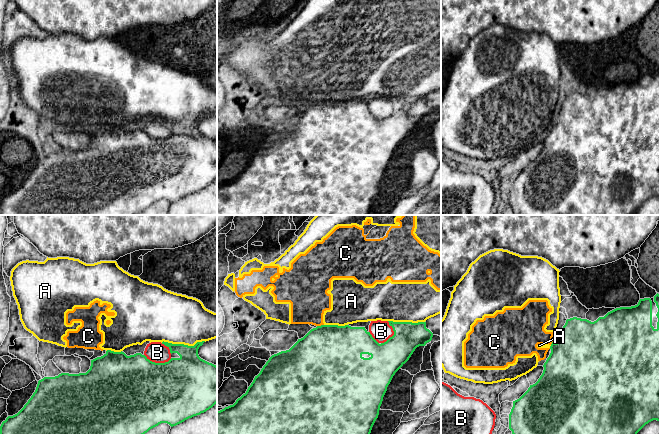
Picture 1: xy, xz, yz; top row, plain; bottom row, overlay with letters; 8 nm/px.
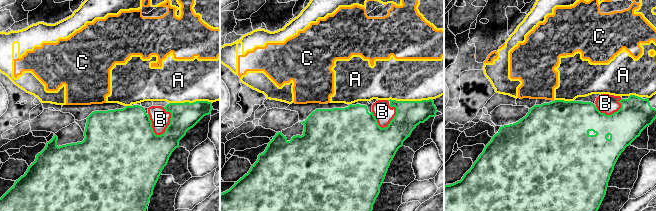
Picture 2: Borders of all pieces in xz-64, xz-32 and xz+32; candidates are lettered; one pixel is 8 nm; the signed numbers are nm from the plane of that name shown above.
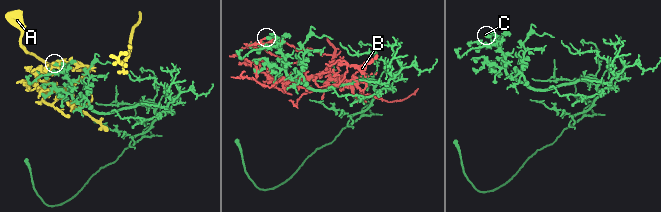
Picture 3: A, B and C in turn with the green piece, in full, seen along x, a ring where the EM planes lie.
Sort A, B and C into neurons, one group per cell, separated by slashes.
A C / B

